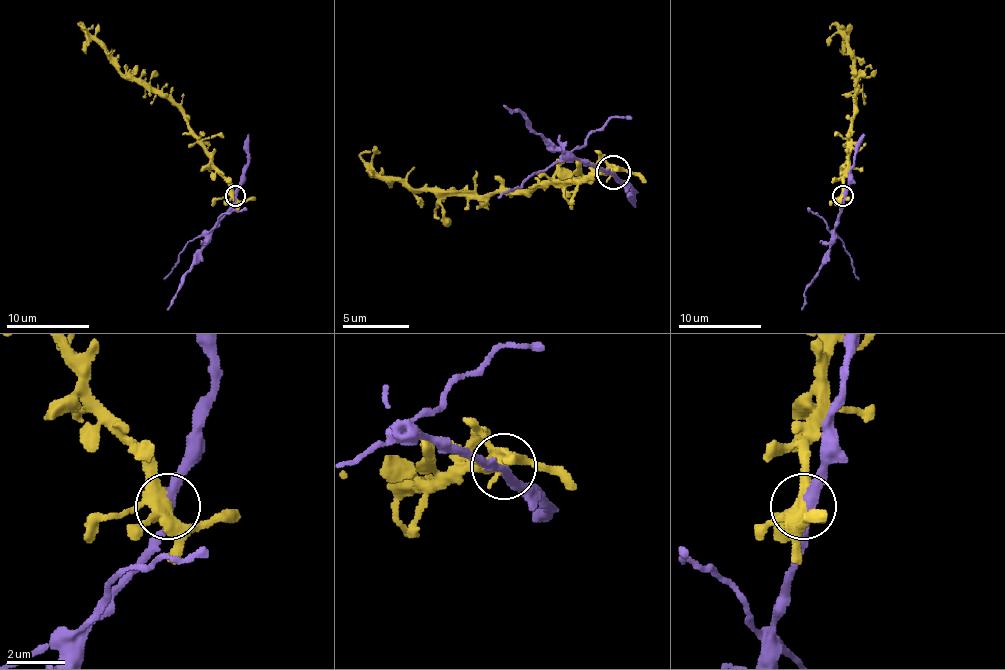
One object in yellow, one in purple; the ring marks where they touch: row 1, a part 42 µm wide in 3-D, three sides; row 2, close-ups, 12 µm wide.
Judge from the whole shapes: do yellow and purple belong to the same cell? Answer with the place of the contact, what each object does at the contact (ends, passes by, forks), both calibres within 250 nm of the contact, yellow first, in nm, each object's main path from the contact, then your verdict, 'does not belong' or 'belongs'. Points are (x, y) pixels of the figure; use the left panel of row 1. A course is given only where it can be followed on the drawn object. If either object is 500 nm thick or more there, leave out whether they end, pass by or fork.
place (235, 196); yellow forks; purple passes by; calibres 400 and 280 nm; course yellow (235, 196), (231, 182), (213, 163), (213, 155), (188, 117), (157, 92), (128, 78), (80, 26), (84, 28); course purple (235, 196), (233, 206), (211, 233), (200, 258), (167, 310); does not belong

